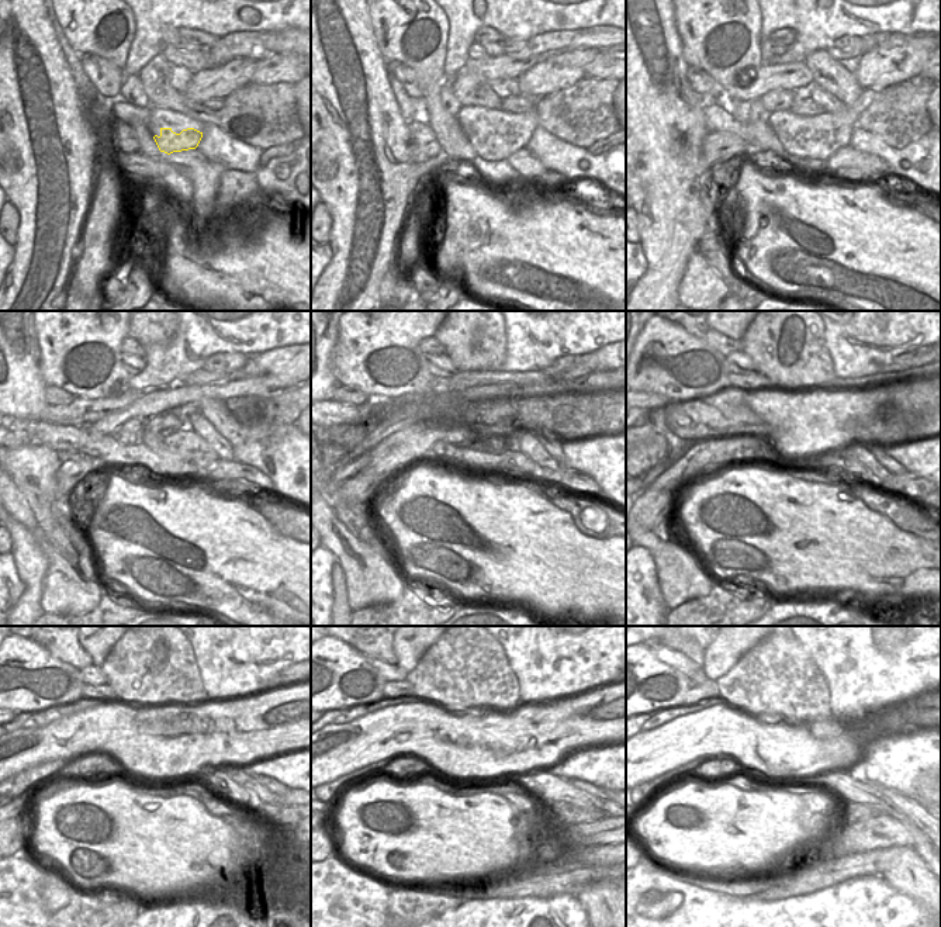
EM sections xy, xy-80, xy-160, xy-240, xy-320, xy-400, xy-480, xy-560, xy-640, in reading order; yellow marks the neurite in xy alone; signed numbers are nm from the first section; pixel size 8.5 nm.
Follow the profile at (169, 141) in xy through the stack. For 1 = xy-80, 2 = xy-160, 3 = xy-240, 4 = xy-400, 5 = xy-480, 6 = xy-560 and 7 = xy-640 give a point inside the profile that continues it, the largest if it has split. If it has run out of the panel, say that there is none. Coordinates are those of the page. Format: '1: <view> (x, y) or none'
1: xy-80 (502, 144)
2: xy-160 (820, 144)
3: xy-240 (190, 459)
4: xy-400 (837, 460)
5: xy-480 (217, 778)
6: xy-560 (557, 789)
7: xy-640 (893, 802)

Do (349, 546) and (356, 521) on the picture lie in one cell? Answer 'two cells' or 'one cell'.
two cells

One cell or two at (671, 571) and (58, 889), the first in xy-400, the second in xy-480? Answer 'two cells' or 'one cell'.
one cell

